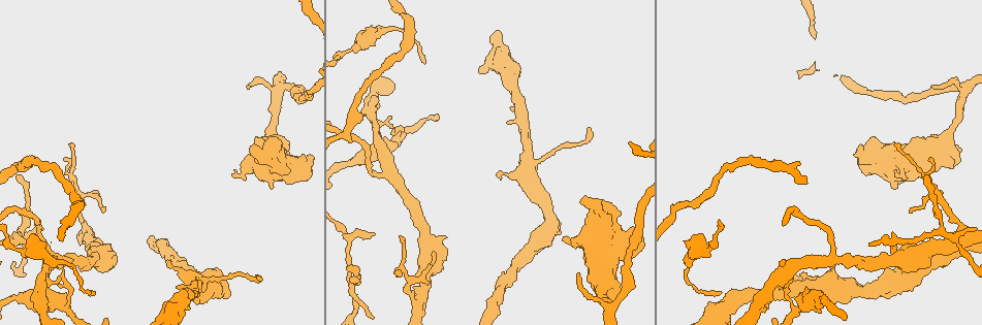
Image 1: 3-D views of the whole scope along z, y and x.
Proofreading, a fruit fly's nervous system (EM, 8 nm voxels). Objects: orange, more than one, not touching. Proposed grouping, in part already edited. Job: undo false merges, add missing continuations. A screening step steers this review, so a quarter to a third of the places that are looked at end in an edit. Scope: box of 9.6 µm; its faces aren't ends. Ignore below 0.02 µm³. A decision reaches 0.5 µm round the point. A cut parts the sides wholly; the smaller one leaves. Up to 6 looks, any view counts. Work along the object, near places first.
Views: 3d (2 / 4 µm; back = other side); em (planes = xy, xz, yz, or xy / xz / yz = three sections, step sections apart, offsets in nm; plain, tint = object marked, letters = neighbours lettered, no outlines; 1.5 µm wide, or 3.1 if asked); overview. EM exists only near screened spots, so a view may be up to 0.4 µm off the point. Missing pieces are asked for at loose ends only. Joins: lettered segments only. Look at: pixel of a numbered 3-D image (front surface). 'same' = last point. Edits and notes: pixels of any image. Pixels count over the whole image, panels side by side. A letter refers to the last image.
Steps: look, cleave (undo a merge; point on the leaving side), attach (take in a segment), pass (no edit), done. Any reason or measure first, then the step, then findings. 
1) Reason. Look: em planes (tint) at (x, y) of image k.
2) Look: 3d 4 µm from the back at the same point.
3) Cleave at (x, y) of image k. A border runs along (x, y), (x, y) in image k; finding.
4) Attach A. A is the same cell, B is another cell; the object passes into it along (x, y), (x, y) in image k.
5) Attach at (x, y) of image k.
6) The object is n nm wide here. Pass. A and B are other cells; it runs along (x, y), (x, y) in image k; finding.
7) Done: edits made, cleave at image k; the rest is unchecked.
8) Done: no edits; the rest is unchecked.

Side arm on a straight run. Look: em planes (letters) at (66, 306) of image 1.

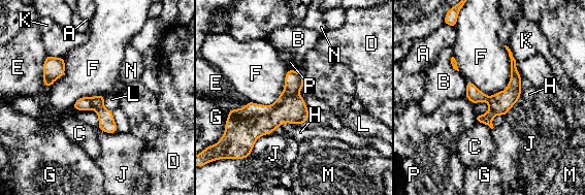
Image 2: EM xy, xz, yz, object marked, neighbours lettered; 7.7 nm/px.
The longest contact is with F, 420 nm. Cleave at (251, 108) of image 2. A, B, C, D, E, F, G, H, J, K, L, M, N and P are other cells; the part that leaves runs along (299, 75), (273, 106), (234, 112) in image 2; a second neuron is stuck on.

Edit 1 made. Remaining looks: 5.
Look: overview.

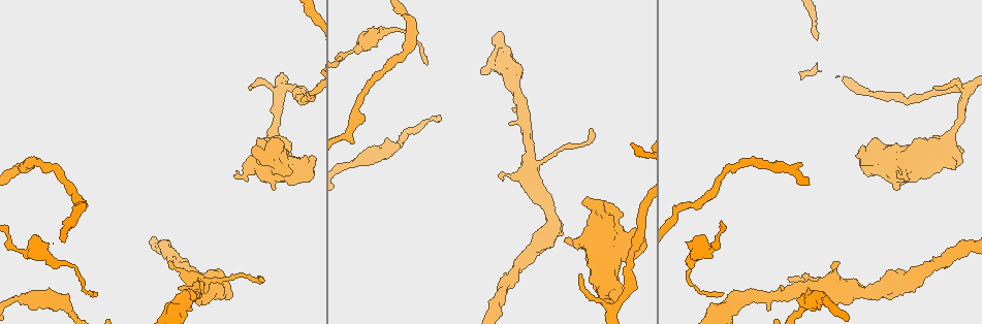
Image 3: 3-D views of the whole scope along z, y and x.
Thin end. Look: em planes (plain) at (935, 89) of image 3.

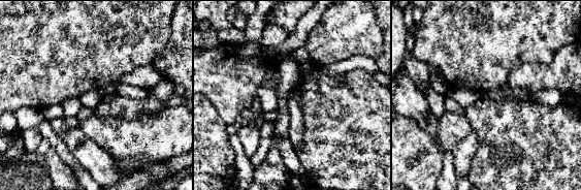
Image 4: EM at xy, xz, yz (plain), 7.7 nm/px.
Look: em planes (letters) at the same point.

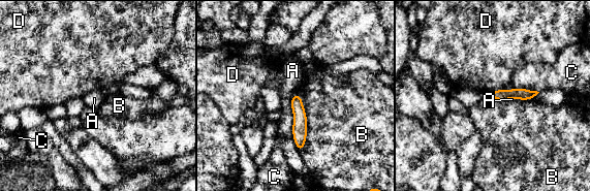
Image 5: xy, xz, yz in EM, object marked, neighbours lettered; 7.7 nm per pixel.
Pass. A, B, C and D are other cells; no lettered segment goes on from it.

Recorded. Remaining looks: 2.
Done: edits made, cleave at image 2; the rest is unchecked.

